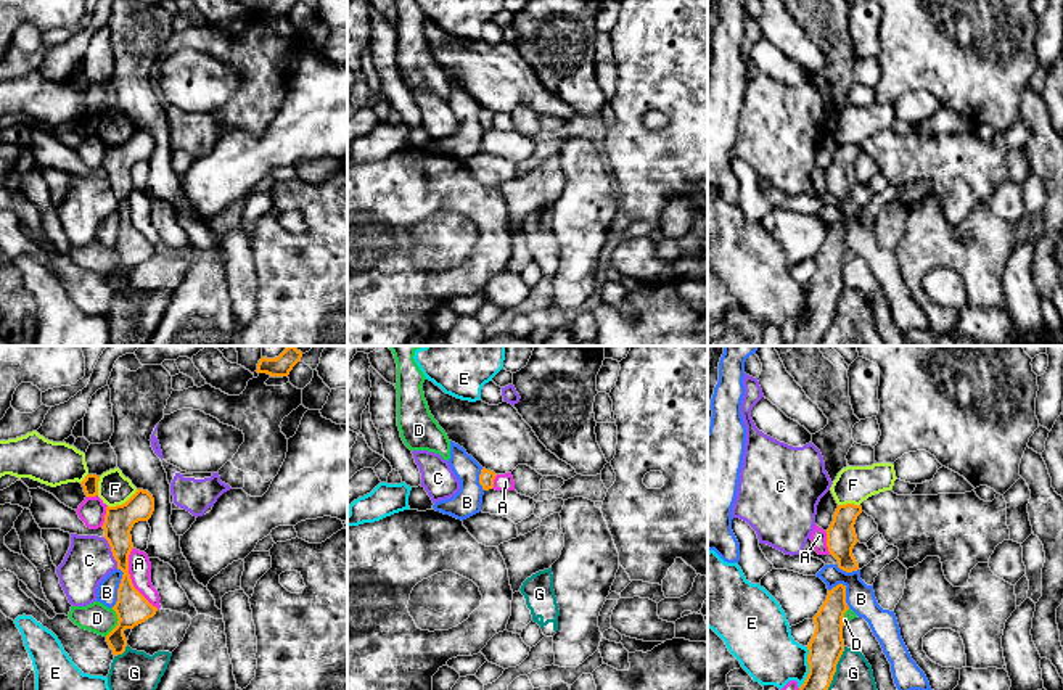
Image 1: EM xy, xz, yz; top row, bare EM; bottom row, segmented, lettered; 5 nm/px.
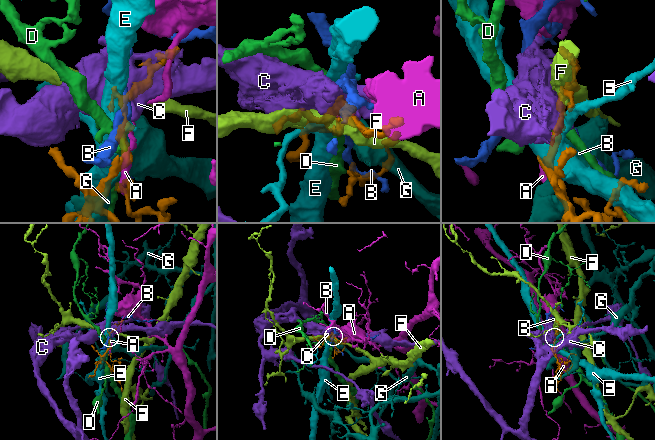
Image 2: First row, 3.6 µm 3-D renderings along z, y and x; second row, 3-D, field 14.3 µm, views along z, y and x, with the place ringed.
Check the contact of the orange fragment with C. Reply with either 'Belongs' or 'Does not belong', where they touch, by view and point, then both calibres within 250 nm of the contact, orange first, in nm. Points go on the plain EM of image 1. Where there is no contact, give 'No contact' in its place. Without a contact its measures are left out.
Does not belong. Touches orange at xy (111, 190). Thickness 150 nm (orange) against 240 nm

